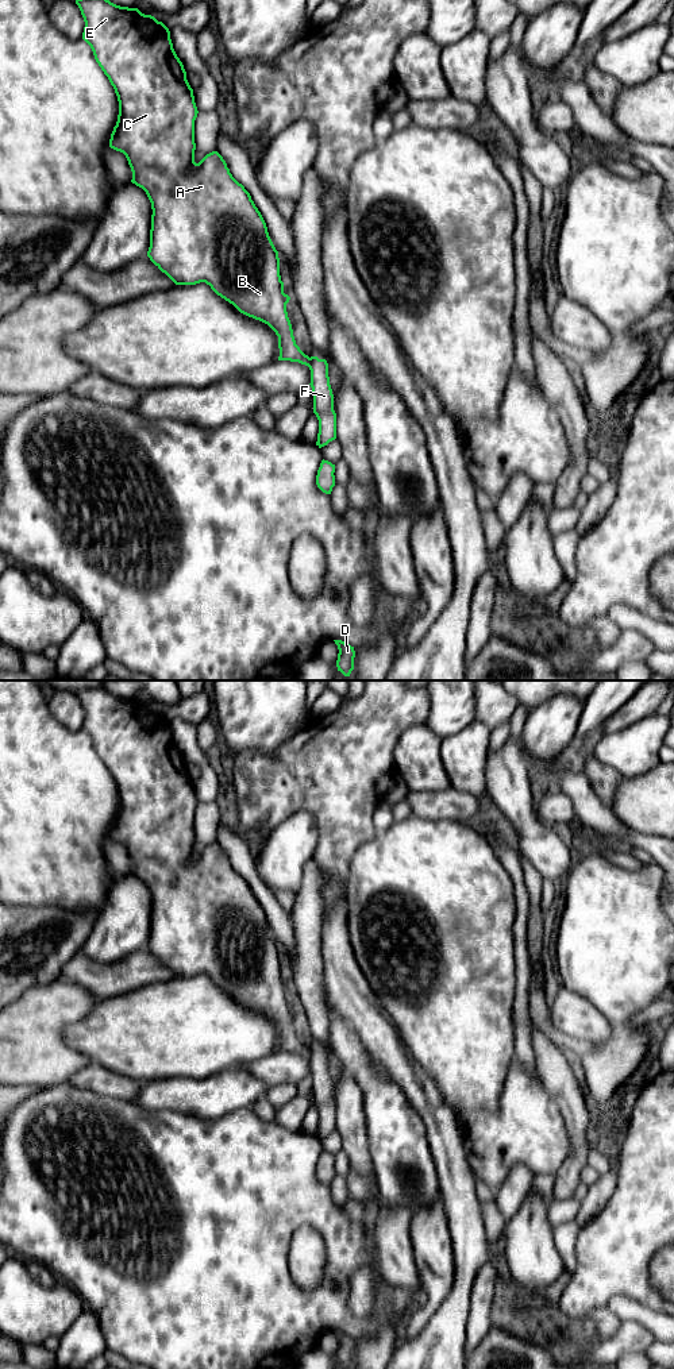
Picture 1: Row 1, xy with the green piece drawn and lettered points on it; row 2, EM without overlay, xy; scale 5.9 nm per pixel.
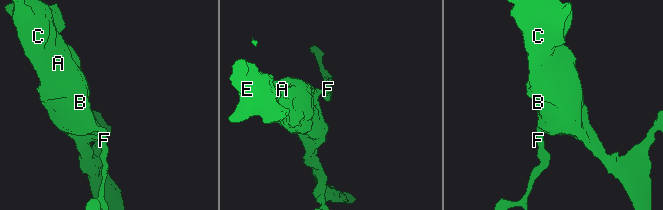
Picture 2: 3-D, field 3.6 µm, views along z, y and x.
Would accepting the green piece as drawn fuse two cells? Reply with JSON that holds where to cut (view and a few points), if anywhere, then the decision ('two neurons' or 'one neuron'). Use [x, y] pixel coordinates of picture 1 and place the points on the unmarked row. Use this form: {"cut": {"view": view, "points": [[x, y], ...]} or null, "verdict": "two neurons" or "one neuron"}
{"cut": {"view": "xy", "points": [[308, 1049], [309, 1057]]}, "verdict": "two neurons"}

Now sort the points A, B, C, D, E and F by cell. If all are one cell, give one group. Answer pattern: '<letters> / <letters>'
A B C E / D F

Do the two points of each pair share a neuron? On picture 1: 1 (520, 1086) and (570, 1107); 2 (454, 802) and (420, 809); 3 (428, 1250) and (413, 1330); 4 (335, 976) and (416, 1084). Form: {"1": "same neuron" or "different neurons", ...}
{"1": "different neurons", "2": "same neuron", "3": "same neuron", "4": "same neuron"}

